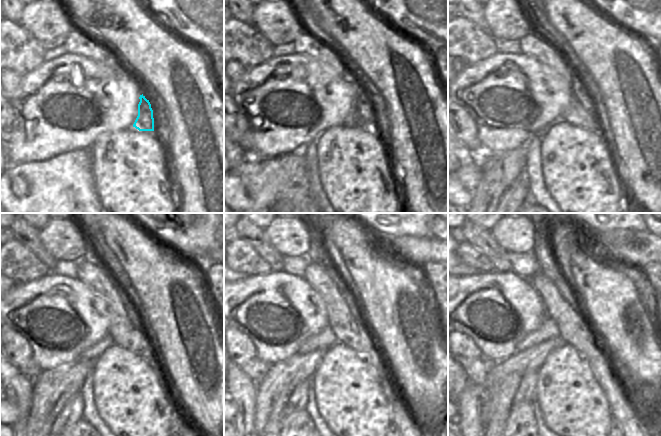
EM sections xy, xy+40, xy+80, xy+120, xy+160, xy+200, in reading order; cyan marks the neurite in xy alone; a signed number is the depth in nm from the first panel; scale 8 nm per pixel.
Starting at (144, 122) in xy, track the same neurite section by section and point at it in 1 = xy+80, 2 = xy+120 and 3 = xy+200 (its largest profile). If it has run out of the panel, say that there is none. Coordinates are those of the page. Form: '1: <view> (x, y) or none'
1: xy+80 (579, 90)
2: xy+120 (92, 255)
3: xy+200 (543, 250)

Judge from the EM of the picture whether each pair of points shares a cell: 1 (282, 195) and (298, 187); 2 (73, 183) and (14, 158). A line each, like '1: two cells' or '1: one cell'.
1: one cell
2: two cells

